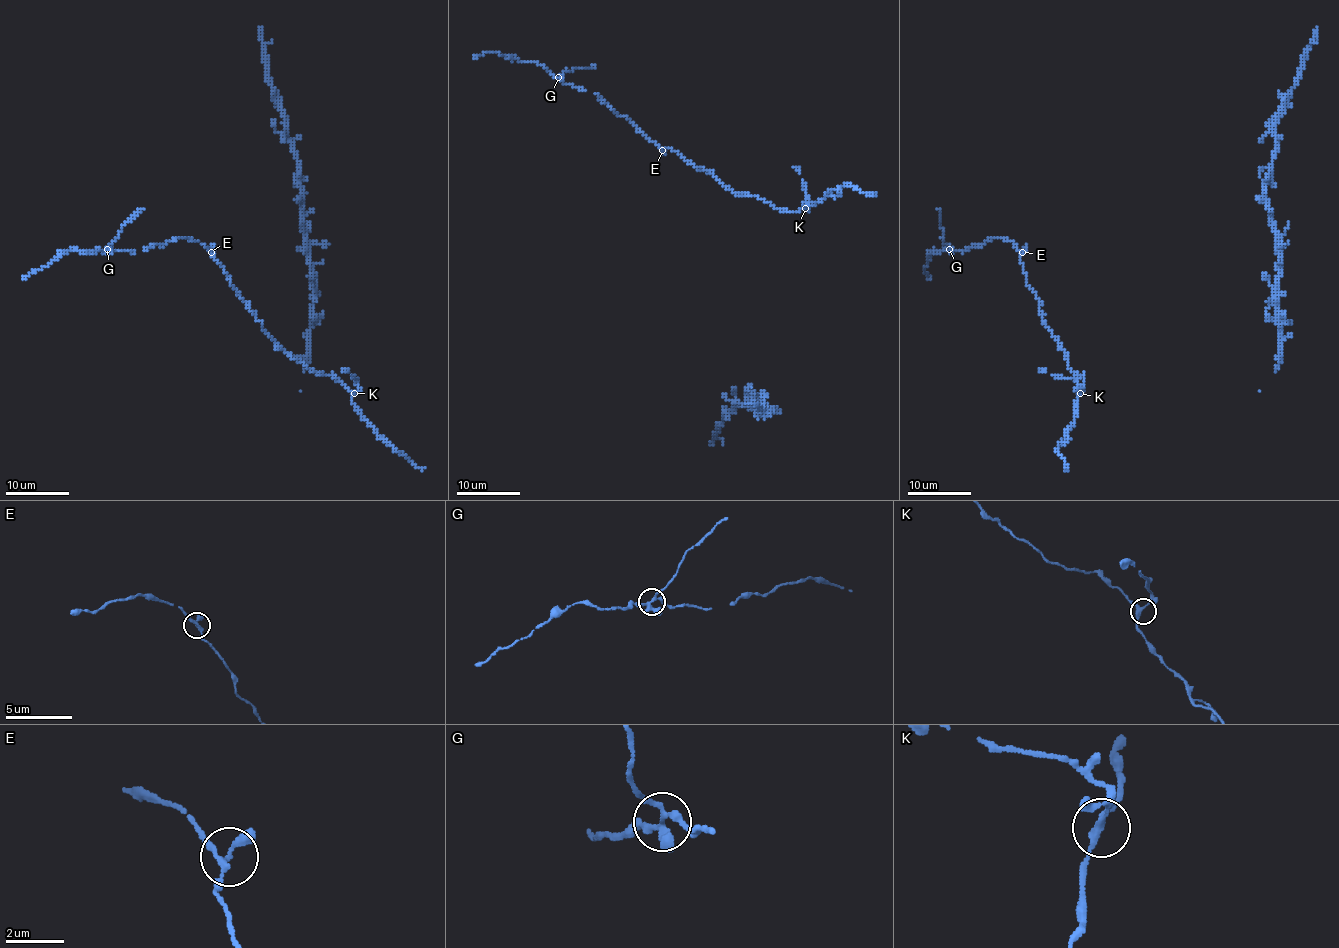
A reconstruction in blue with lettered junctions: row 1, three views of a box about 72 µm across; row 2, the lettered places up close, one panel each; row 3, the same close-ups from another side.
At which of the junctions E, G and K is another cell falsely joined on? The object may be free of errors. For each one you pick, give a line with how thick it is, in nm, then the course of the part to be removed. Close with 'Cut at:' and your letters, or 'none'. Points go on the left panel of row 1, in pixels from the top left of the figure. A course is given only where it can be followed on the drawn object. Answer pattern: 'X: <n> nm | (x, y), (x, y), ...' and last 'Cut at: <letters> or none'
G: 240 nm | (106, 248), (143, 208)
Cut at: G

